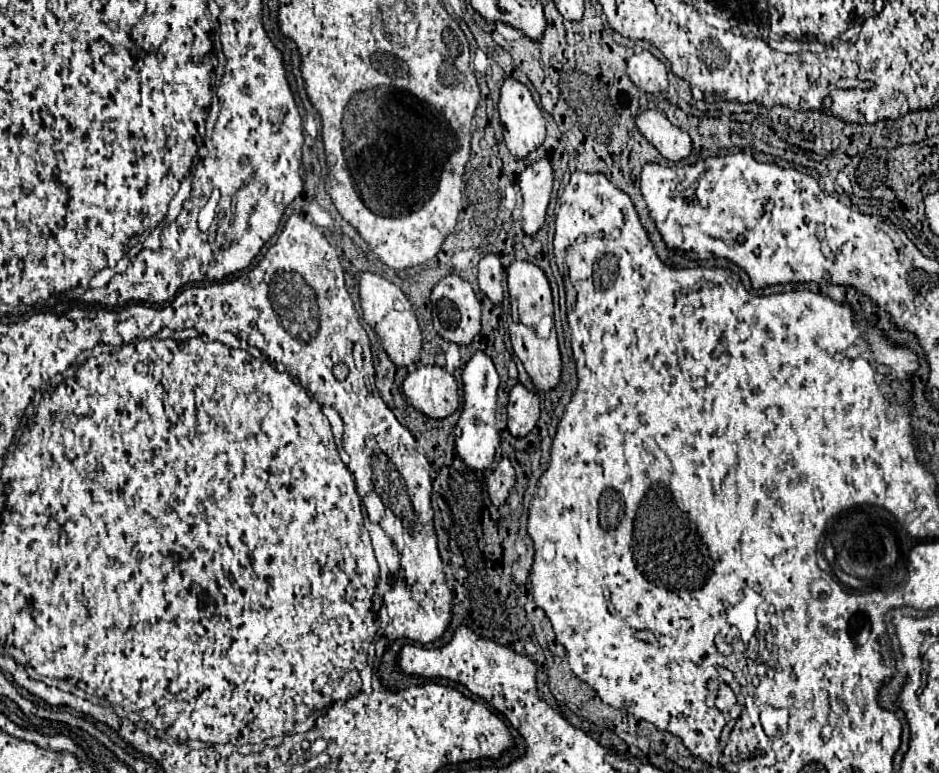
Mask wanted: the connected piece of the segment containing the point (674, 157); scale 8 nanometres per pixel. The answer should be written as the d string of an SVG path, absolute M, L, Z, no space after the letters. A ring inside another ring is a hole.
M645 110L635 116L637 130L671 162L679 162L691 152L691 138L673 126L659 110Z

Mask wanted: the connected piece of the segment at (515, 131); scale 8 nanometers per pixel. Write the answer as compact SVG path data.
M507 76L501 86L501 98L499 98L499 118L503 124L503 134L505 134L505 144L509 152L515 158L525 158L531 150L535 150L543 140L545 140L545 114L543 110L535 104L531 92L527 90L525 84L515 80L513 76Z

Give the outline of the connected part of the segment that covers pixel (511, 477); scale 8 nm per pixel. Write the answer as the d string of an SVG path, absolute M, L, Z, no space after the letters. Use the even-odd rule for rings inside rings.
M503 458L487 478L487 492L489 492L491 502L495 506L503 504L507 500L513 484L515 484L515 470L513 470L509 458Z

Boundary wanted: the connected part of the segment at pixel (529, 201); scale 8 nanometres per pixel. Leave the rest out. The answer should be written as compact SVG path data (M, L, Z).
M541 158L529 164L519 176L519 186L523 194L523 230L531 236L543 226L551 198L553 170L549 160Z

